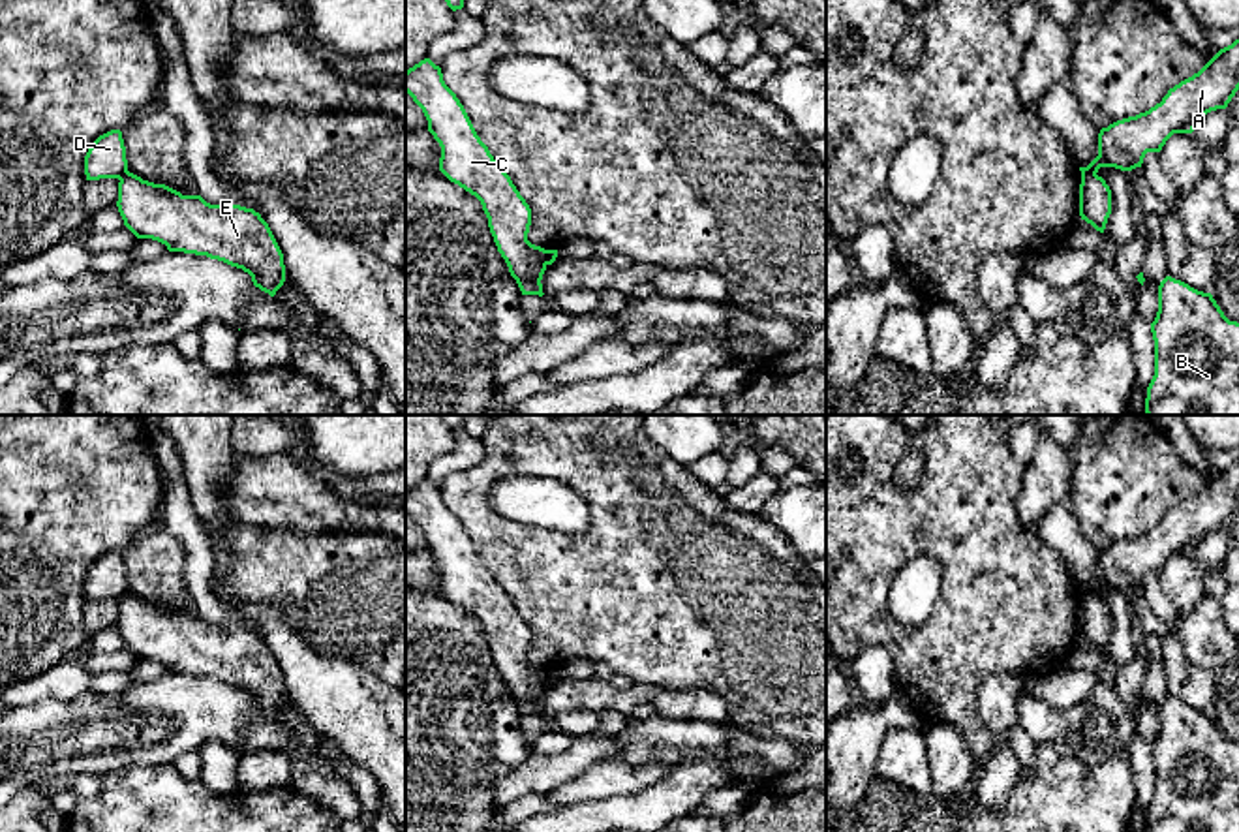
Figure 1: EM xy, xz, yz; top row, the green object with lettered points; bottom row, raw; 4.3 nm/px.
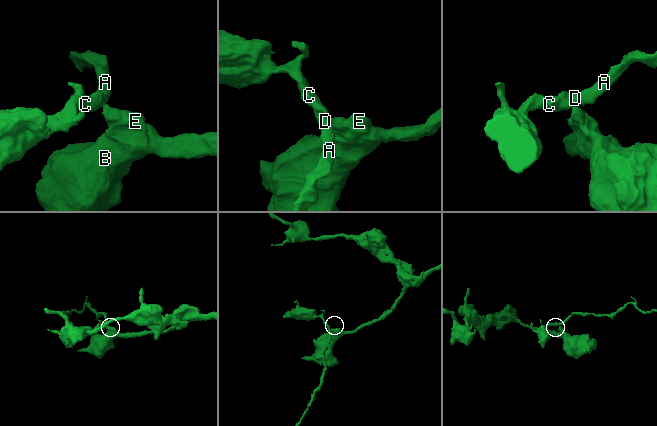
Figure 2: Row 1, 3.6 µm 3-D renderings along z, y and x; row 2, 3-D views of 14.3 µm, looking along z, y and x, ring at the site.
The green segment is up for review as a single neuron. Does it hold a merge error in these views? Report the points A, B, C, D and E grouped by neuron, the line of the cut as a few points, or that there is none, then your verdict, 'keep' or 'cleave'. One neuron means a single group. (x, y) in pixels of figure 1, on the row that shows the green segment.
A C D / B E | yz (1095, 171), (1082, 175) | cleave

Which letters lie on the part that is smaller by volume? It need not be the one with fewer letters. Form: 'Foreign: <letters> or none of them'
Foreign: A, C, D

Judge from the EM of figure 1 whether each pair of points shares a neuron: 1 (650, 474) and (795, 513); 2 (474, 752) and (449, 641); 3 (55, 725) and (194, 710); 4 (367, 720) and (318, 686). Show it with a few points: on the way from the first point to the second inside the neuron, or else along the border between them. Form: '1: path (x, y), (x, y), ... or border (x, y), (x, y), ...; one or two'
1: border (759, 513), (791, 543); two
2: path (449, 724), (449, 669); one
3: path (89, 727), (134, 727), (160, 720); one
4: path (355, 708), (329, 690); one

